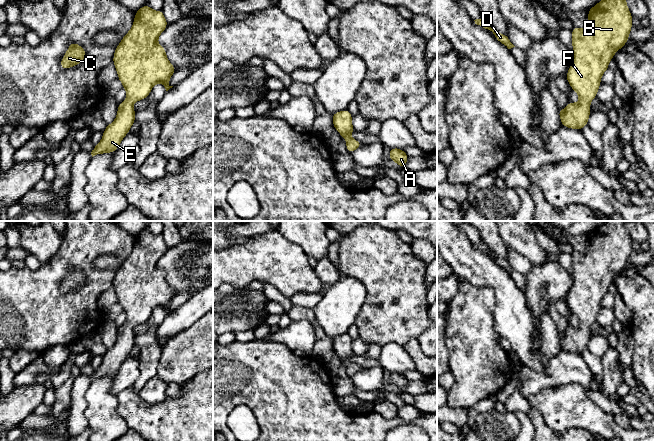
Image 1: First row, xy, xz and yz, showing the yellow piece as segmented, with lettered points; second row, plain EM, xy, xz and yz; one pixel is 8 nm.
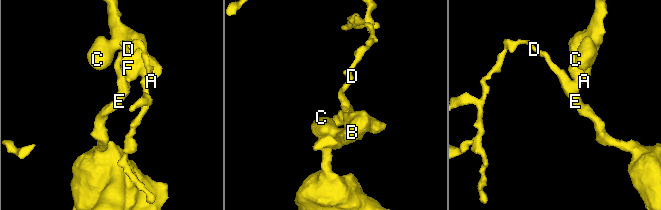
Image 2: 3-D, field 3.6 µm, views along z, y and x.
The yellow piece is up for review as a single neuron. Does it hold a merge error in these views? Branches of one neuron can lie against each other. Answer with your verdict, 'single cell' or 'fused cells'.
single cell

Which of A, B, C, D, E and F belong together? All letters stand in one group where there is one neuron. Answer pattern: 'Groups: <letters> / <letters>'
Groups: A B C D E F

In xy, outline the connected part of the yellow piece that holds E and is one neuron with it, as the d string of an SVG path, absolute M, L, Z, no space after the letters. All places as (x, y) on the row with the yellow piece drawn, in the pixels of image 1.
M144 5L135 13L133 26L122 38L113 56L118 79L127 92L127 98L118 104L116 119L103 131L102 140L91 152L92 157L97 154L115 152L118 149L122 139L129 133L135 122L134 102L146 99L156 83L162 83L166 91L173 87L169 86L168 82L177 69L169 62L166 49L157 43L159 35L164 32L167 25L162 10L154 11L149 5Z

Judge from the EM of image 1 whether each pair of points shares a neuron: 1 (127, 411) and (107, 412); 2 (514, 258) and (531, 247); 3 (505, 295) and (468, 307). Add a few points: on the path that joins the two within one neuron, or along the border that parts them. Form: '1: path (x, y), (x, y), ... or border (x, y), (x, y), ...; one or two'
1: border (116, 396), (117, 413), (129, 428); two
2: border (510, 248), (522, 254), (532, 264); two
3: border (475, 285), (489, 286), (493, 290), (494, 321); two

